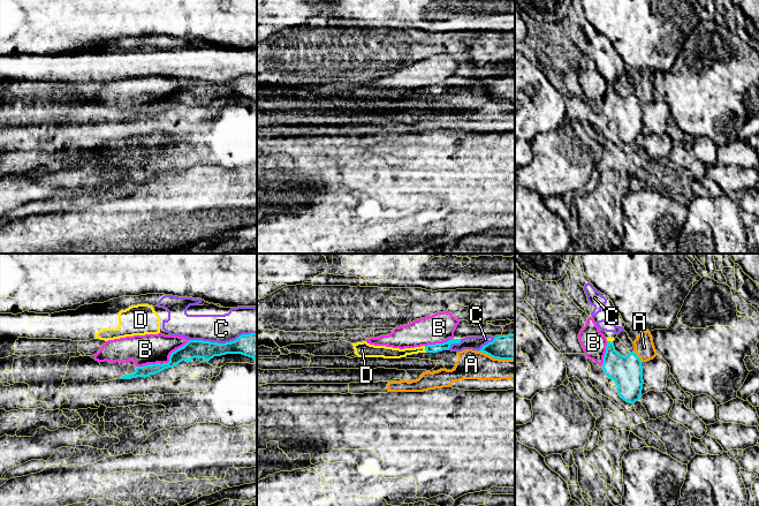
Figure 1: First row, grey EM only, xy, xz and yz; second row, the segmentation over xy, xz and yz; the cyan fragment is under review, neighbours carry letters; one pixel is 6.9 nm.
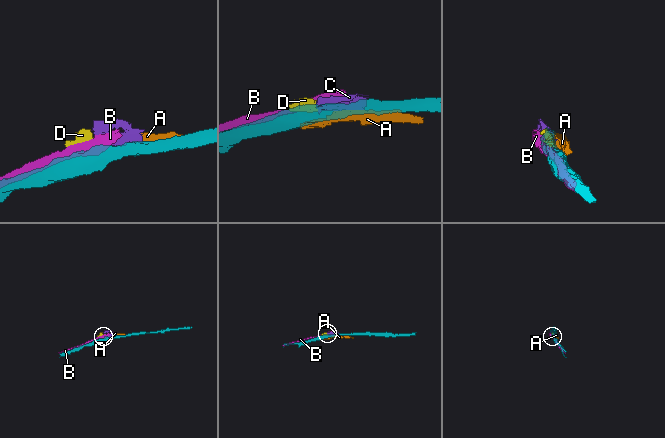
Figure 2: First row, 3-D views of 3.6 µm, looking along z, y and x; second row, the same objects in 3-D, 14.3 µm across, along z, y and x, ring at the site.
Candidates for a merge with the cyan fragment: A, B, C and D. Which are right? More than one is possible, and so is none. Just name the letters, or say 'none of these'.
none of these

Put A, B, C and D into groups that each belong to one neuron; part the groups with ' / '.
A / B / C D

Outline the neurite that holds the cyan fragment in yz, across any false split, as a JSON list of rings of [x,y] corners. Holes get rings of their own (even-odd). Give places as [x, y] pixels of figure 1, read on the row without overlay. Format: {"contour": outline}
{"contour": [[[608,83],[604,98],[602,112],[617,127],[618,137],[627,144],[635,145],[642,138],[643,108],[635,93],[623,98]]]}

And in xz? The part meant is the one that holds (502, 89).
{"contour": [[[515,76],[495,78],[492,84],[477,93],[485,95],[493,100],[515,101]]]}

